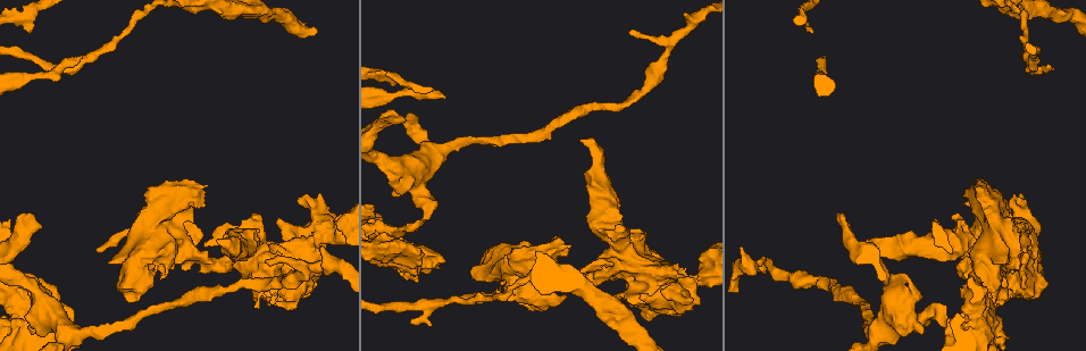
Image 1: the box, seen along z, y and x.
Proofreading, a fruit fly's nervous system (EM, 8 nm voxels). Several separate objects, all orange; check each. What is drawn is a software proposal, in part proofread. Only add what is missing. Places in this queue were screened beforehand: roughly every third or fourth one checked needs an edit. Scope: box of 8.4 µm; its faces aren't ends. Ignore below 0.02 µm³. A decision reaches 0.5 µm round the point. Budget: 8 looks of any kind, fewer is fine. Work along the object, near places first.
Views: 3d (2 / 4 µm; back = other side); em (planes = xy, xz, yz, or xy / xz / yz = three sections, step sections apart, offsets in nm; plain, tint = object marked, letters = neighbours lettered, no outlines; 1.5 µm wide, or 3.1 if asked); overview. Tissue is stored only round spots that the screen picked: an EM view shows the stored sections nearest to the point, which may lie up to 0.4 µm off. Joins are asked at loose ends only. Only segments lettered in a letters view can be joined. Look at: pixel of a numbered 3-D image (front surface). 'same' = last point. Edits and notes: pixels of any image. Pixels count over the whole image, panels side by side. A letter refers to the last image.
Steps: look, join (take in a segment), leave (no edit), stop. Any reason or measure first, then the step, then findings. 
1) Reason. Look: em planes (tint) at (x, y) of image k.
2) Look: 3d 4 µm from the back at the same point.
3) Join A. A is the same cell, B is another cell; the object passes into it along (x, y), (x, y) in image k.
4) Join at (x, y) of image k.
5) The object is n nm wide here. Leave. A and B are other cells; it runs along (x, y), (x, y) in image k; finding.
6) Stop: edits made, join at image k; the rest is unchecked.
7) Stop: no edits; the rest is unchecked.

Stops while still wide. Look: 3d 2 µm from the back at (563, 297) of image 1.

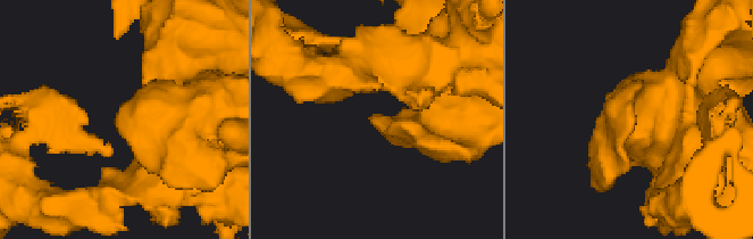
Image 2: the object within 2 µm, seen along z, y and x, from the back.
Need the tissue. Look: em planes (plain) at (121, 112) of image 2.

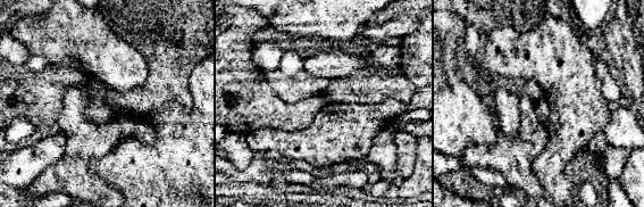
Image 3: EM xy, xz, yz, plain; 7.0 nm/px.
Look: em planes (letters) at the same point.

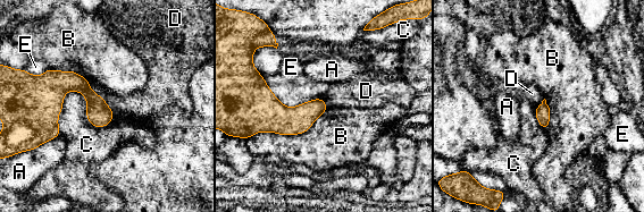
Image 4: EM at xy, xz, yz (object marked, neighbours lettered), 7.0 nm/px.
Leave. A, B, C, D and E are other cells; none of them fits.

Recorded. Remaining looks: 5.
Thick end. Look: em yz step 8 (letters) at (219, 239) of image 1.

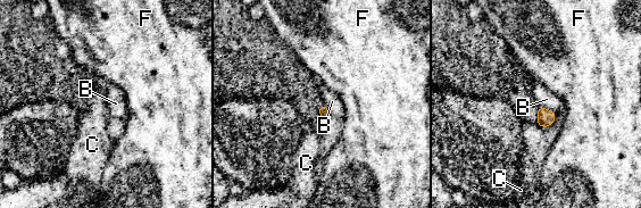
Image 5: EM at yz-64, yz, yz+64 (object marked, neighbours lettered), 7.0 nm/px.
Leave. B, C and F are other cells; a border runs along (540, 105), (557, 115) in image 5; no lettered segment goes on from it.

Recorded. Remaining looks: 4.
Look: 3d 2 µm from the back at (995, 300) of image 1.

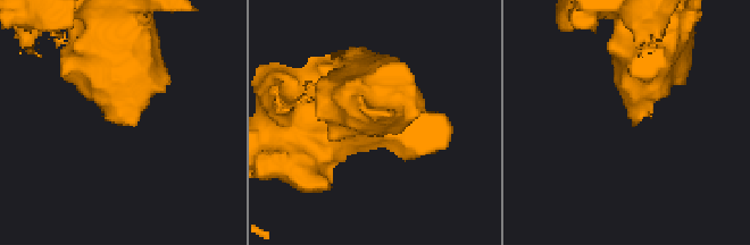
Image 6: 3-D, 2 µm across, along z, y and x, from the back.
Look: em planes (letters) at (634, 125) of image 6.

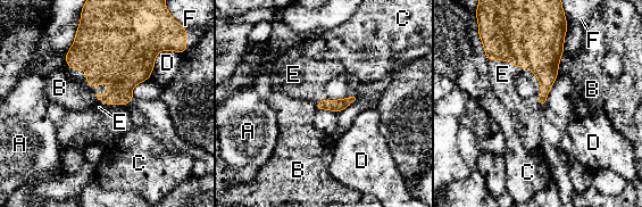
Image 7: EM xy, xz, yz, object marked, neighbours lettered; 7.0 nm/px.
Join E. E is the same cell, A, B, C, D and F are other cells; the neuron continues.

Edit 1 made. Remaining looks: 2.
Stop: edits made, join at image 7; the rest is unchecked.

